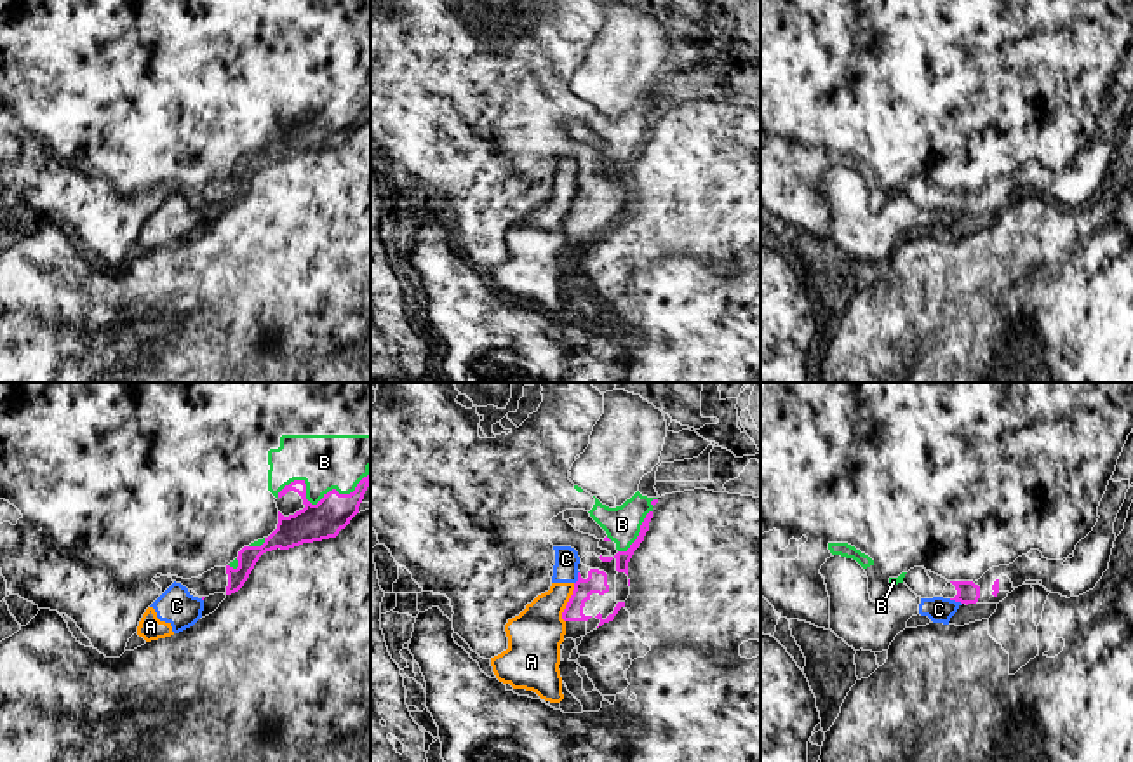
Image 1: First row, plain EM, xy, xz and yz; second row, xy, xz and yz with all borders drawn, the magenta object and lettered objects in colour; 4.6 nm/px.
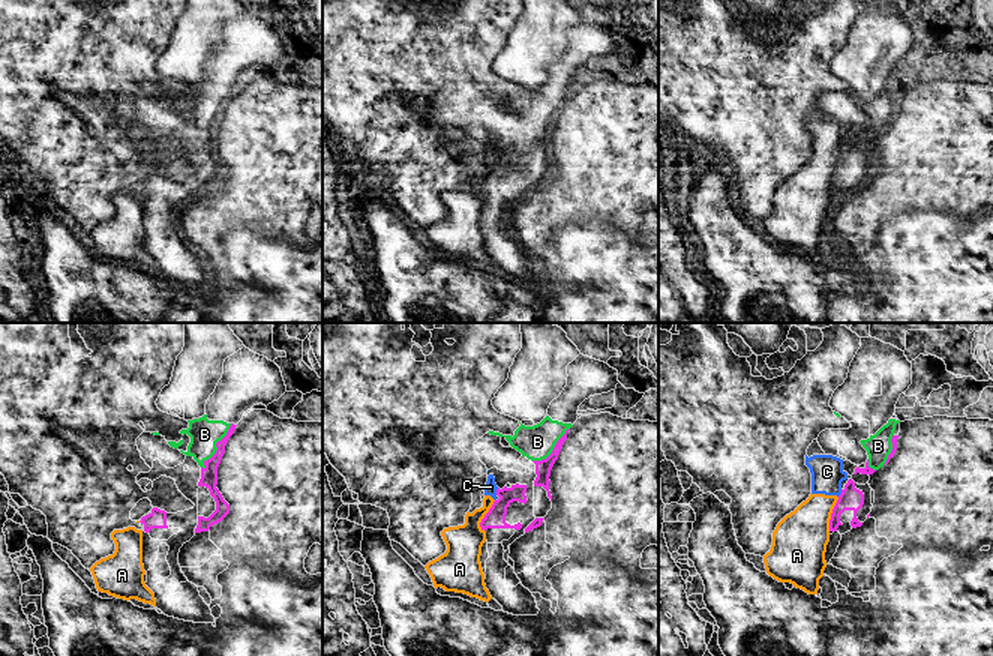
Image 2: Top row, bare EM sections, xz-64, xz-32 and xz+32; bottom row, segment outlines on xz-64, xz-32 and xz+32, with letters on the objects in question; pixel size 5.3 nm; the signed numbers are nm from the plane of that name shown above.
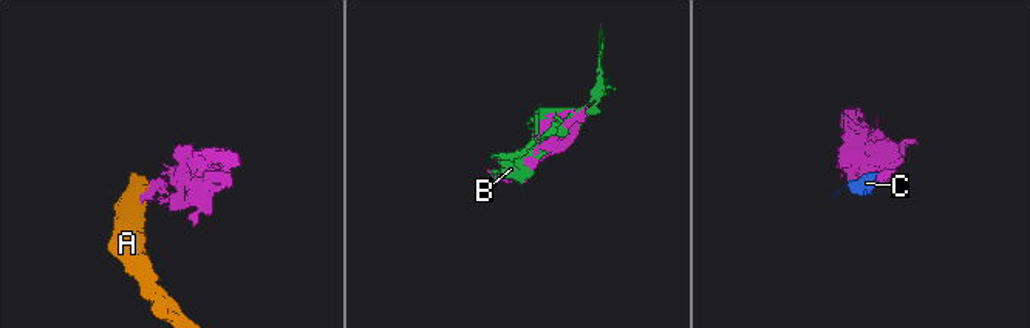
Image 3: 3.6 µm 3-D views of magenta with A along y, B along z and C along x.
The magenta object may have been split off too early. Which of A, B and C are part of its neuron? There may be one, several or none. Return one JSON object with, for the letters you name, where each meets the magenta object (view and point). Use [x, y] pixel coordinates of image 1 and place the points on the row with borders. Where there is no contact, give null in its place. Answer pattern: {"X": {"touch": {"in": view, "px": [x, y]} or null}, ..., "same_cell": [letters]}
{"B": {"touch": {"in": "xy", "px": [317, 503]}}, "same_cell": ["B"]}

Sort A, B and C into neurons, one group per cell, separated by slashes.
A C / B

